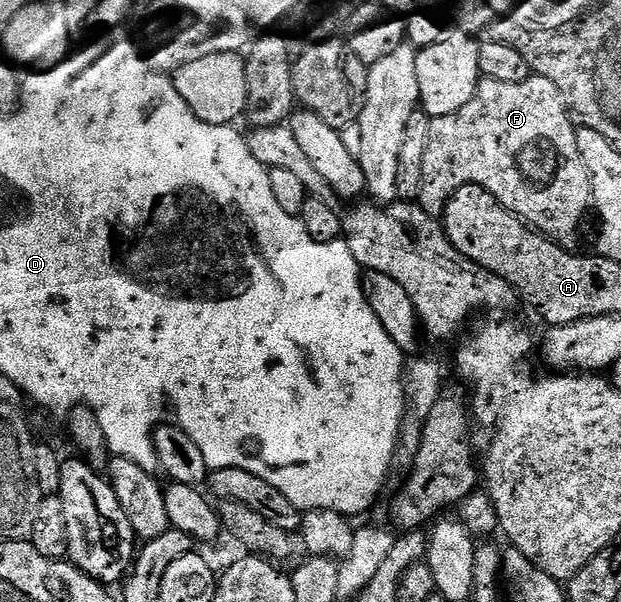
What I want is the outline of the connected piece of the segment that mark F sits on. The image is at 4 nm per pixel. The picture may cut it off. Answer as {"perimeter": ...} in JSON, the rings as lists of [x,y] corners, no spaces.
{"perimeter":[[[530,75],[522,83],[498,83],[496,79],[483,79],[480,86],[474,91],[474,99],[462,107],[462,111],[454,111],[454,115],[442,115],[432,118],[430,123],[430,140],[426,143],[426,156],[422,159],[422,187],[418,204],[429,217],[439,218],[448,205],[448,200],[462,187],[467,185],[477,185],[479,189],[484,189],[490,195],[494,195],[496,202],[508,212],[520,218],[525,225],[531,227],[535,232],[542,233],[557,245],[565,247],[571,246],[572,240],[576,237],[576,232],[580,229],[580,224],[584,221],[584,216],[590,213],[592,205],[592,188],[590,179],[586,171],[586,163],[578,151],[578,139],[576,138],[577,126],[568,112],[568,105],[564,101],[564,93],[558,91],[550,79]]]}

